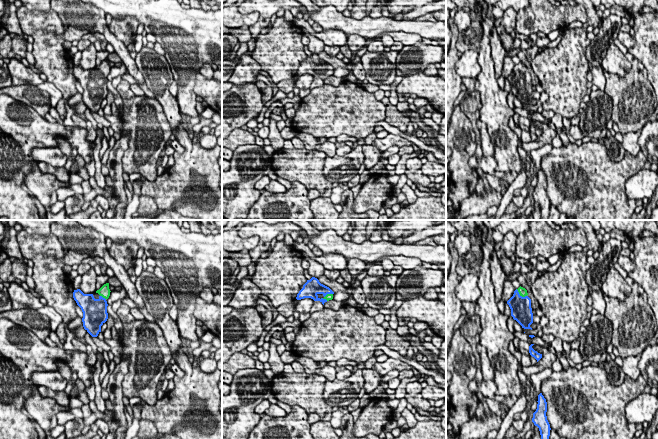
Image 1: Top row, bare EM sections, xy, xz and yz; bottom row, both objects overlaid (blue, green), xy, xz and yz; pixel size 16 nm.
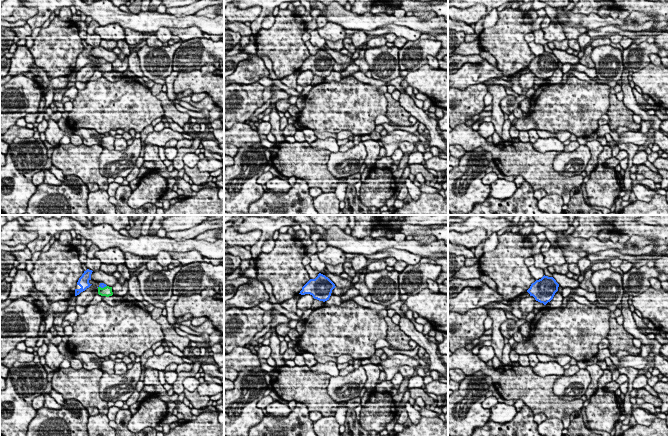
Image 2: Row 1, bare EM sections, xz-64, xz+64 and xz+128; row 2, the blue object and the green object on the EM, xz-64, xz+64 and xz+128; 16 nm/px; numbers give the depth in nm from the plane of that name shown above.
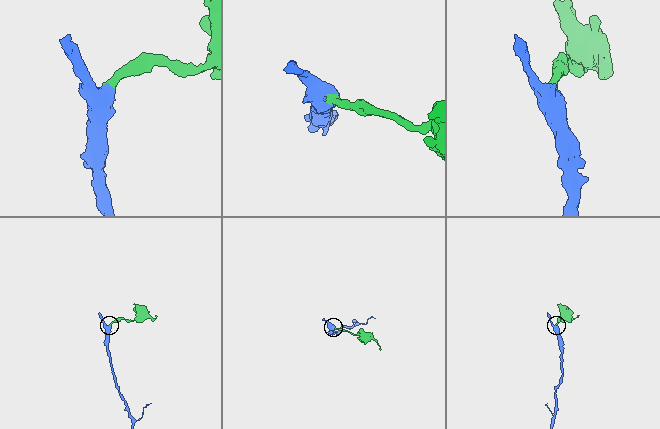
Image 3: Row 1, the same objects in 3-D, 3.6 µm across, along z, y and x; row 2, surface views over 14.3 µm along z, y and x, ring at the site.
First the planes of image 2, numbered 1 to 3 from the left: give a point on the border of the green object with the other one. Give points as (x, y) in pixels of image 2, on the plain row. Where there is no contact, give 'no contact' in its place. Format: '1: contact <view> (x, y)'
1: contact xz-64 (101, 63)
2: no contact
3: no contact

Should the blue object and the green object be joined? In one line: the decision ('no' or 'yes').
yes

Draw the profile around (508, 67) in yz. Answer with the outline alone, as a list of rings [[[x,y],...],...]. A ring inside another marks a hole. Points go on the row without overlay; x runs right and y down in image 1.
[[[505,55],[502,76],[507,79],[507,77],[513,72],[515,66],[516,65],[512,62],[512,58]]]

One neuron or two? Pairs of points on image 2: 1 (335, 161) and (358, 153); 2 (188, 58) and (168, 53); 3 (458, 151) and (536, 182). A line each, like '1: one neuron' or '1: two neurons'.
1: one neuron
2: two neurons
3: two neurons

